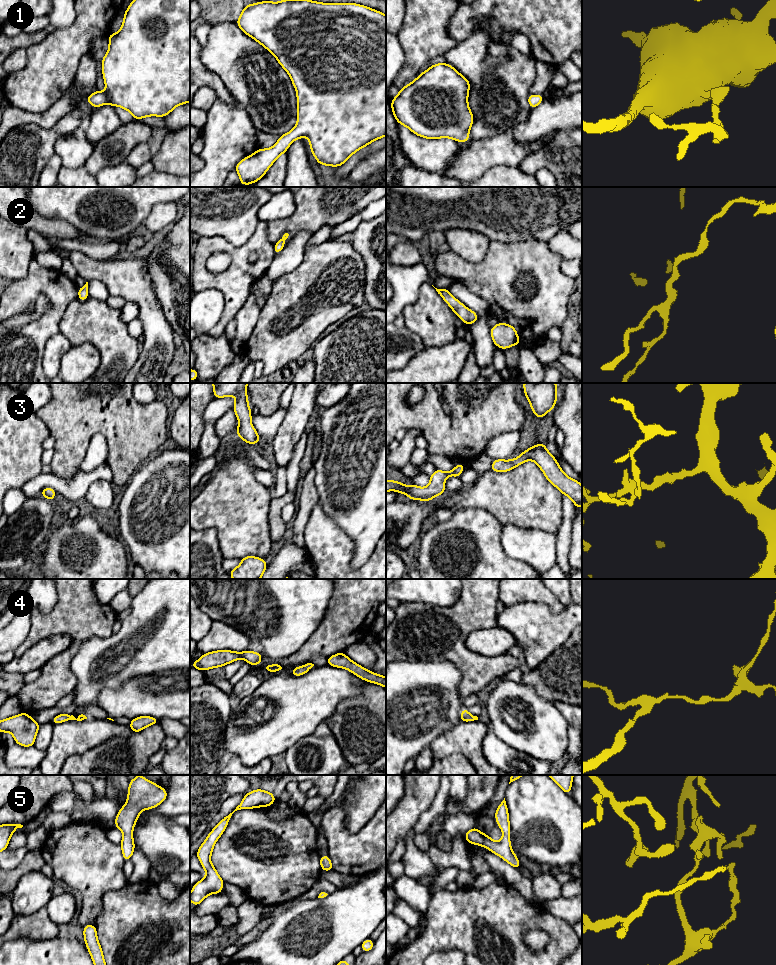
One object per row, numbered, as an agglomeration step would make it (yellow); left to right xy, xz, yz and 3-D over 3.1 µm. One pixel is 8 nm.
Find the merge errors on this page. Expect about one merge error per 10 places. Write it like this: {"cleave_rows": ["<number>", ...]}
{"cleave_rows": []}

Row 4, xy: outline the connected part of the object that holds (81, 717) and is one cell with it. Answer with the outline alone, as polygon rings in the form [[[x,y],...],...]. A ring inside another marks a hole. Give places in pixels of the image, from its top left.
[[[62,713],[62,714],[59,714],[56,717],[54,717],[51,722],[54,726],[58,723],[62,723],[62,722],[65,722],[65,721],[68,721],[68,720],[82,721],[84,719],[87,719],[87,717],[83,714],[79,715],[78,718],[76,719],[73,715],[70,716],[67,713]]]

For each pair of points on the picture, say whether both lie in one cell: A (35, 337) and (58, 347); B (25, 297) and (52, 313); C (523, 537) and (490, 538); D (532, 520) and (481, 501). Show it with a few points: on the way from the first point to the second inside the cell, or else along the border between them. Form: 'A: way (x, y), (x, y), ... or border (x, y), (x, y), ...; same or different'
A: border (59, 332), (47, 341), (41, 365); different
B: way (36, 289), (44, 289), (55, 302); same
C: border (501, 526), (501, 547), (512, 558); different
D: way (519, 507), (513, 501), (494, 501); same

